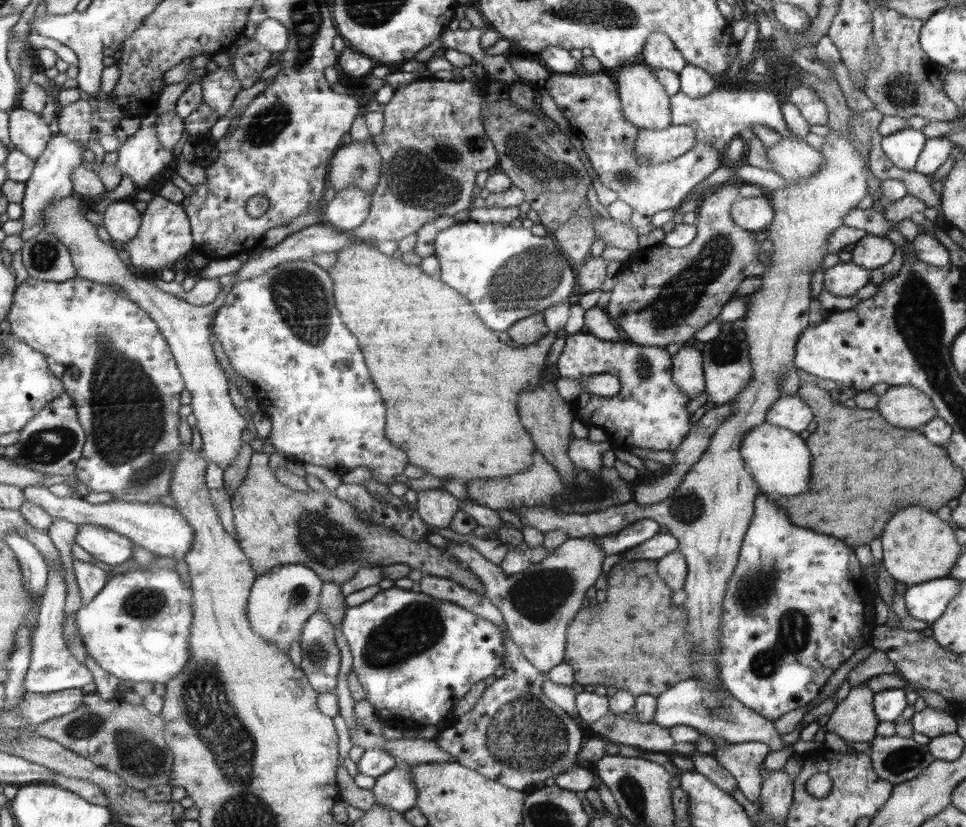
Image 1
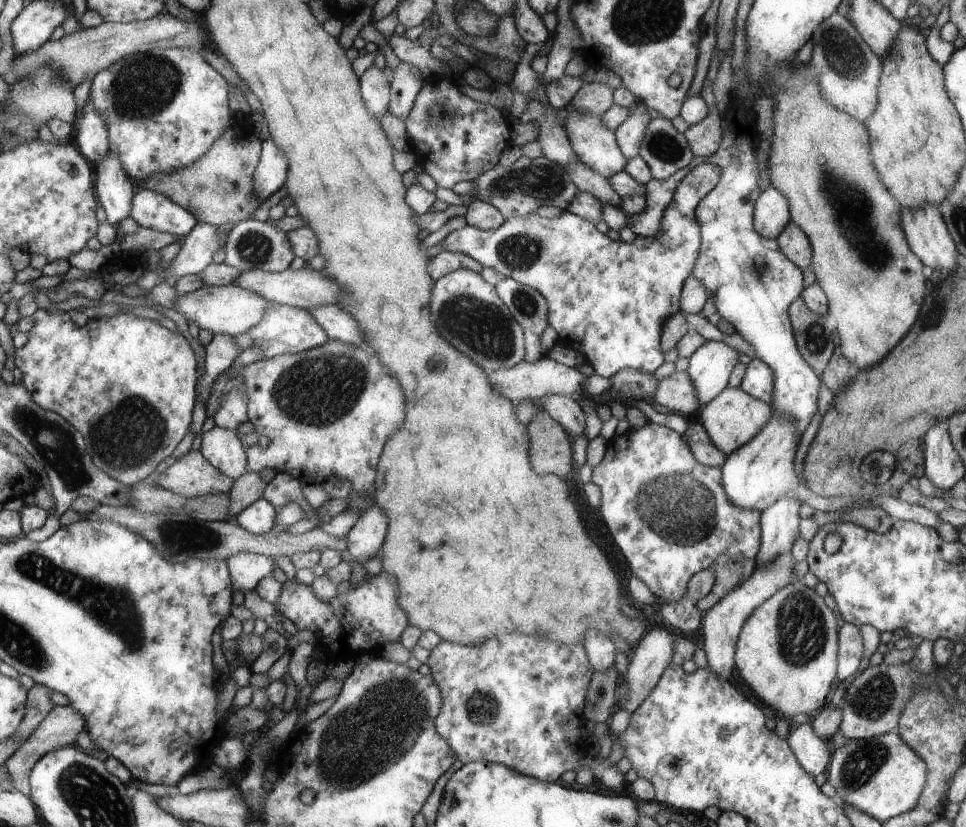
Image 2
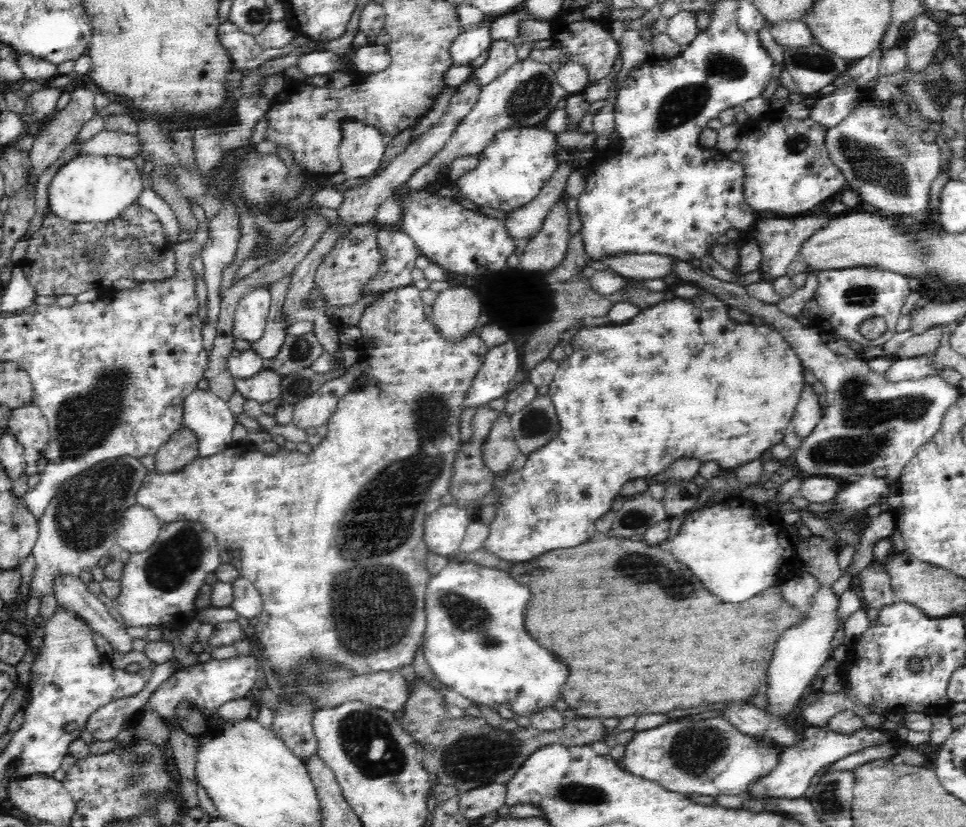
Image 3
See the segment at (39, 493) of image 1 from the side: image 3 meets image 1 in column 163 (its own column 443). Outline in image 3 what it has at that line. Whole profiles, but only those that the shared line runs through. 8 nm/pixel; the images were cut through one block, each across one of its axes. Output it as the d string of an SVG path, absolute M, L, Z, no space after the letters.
M451 503L440 505L427 516L424 524L424 542L428 552L448 557L458 553L458 548L468 530L472 516L468 516L468 509Z

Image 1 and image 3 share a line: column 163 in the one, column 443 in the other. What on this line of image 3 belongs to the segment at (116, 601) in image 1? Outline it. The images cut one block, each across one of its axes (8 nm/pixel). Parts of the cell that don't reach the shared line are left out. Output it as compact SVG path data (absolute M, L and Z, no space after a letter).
M462 559L461 561L449 561L439 573L436 573L436 576L431 576L428 580L426 592L427 626L423 634L422 650L437 680L471 700L472 704L478 706L478 708L480 705L486 705L498 712L499 707L504 704L511 708L515 714L529 717L534 712L554 707L554 702L559 697L561 698L561 691L558 688L561 688L564 684L564 668L560 668L560 664L556 664L556 660L552 660L552 656L548 656L548 652L544 652L544 648L540 648L536 644L536 640L532 640L528 636L528 632L524 632L524 620L520 620L520 612L524 612L524 604L528 602L528 588L518 584L508 574L508 570L494 570L494 567L484 567Z

